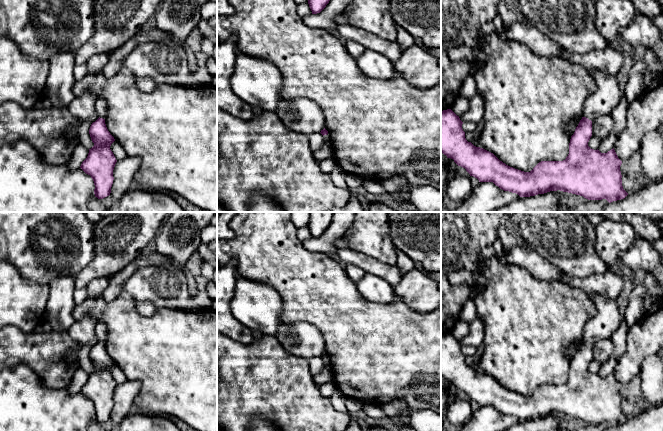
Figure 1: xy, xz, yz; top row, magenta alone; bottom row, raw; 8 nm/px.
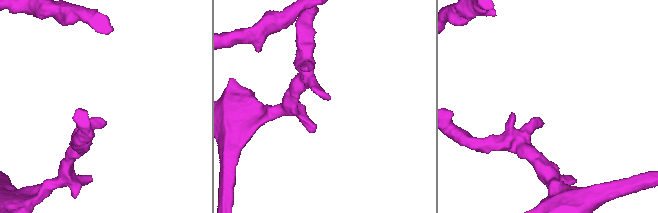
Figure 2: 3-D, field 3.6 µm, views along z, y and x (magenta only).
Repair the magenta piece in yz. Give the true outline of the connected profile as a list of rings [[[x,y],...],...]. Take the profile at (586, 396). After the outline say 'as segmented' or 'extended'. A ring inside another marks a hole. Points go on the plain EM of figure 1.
[[[451,333],[441,335],[441,376],[479,404],[493,406],[504,415],[518,418],[520,421],[530,421],[550,415],[563,415],[583,420],[588,424],[606,423],[609,427],[624,423],[628,417],[622,410],[620,390],[614,372],[607,377],[601,377],[588,370],[592,360],[592,345],[582,341],[569,367],[569,378],[563,385],[541,385],[530,396],[524,396],[510,391],[500,385],[493,377],[474,370],[465,362],[462,353],[463,346]]] | as segmented

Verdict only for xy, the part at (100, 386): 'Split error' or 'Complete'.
Complete

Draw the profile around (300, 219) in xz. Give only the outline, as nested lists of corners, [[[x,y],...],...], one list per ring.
[[[291,212],[291,220],[297,229],[307,227],[310,220],[310,212]]]

